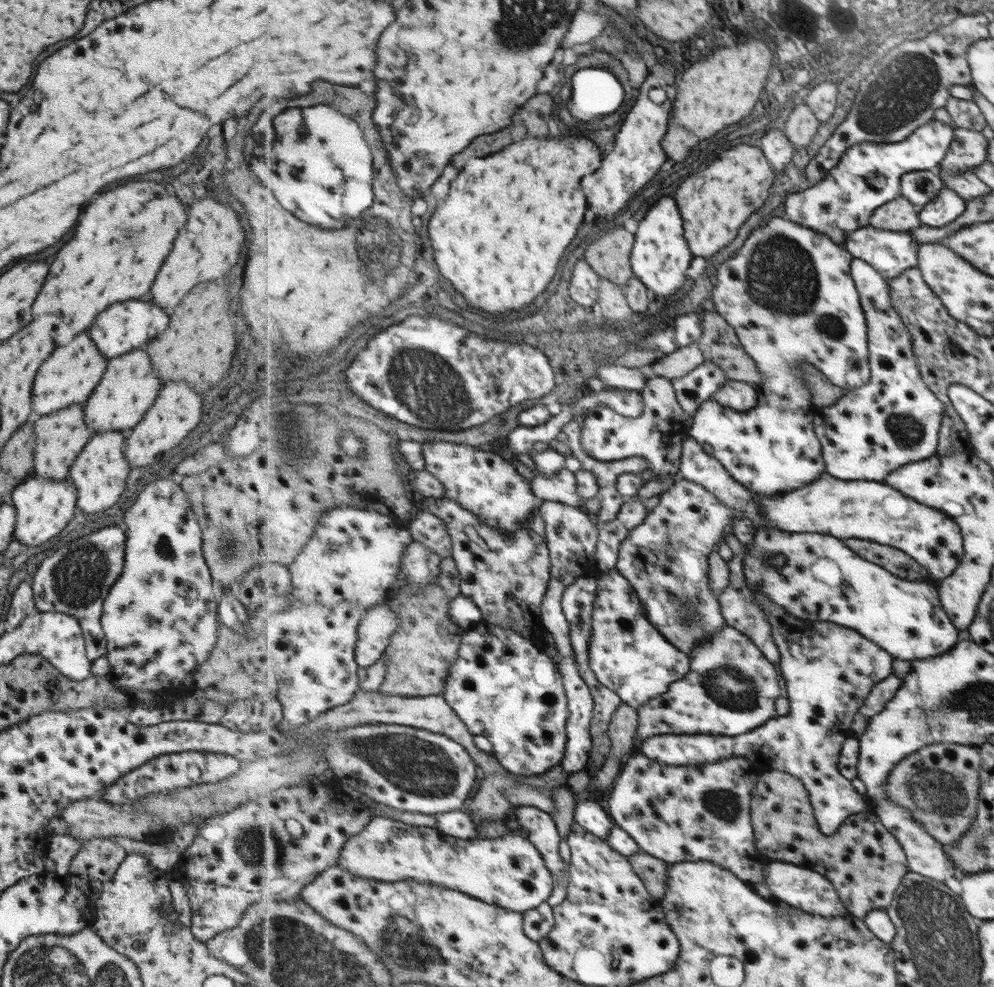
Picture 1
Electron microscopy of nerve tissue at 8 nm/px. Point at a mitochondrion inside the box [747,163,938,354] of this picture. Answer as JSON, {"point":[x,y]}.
{"point":[828,325]}

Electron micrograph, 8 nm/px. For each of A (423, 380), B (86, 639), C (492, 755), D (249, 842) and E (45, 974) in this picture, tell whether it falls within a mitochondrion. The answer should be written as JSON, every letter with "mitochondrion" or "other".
{"A":"mitochondrion","B":"other","C":"other","D":"mitochondrion","E":"mitochondrion"}

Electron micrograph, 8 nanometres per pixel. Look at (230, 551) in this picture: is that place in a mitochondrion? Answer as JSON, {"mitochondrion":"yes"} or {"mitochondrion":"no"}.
{"mitochondrion":"yes"}

